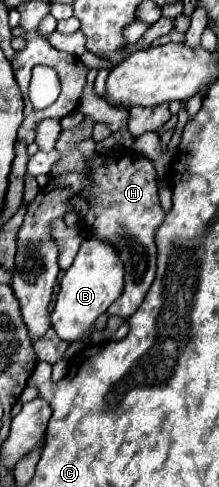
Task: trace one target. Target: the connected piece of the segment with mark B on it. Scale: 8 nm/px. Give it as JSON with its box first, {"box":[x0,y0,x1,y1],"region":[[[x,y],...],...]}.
{"box":[51,238,123,344],"region":[[[85,238],[79,254],[75,256],[71,268],[65,272],[61,280],[61,292],[55,302],[55,310],[51,312],[53,330],[57,336],[69,344],[83,340],[95,326],[95,320],[121,296],[123,292],[123,268],[121,260],[117,260],[117,252],[109,248],[109,244],[101,244],[101,240]]]}

